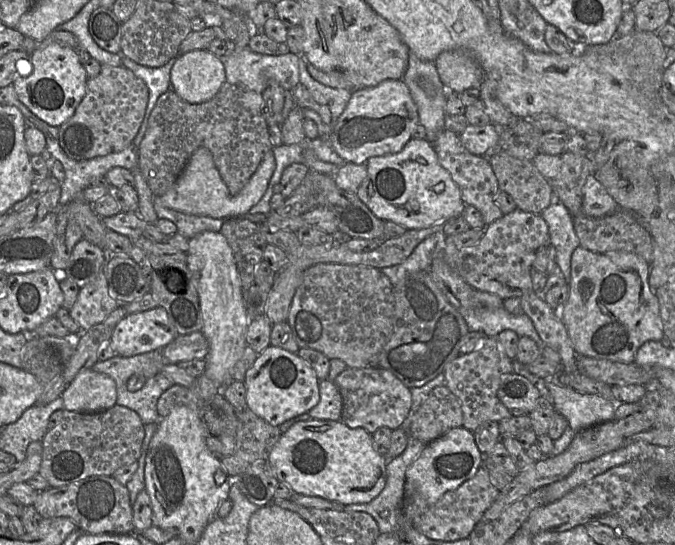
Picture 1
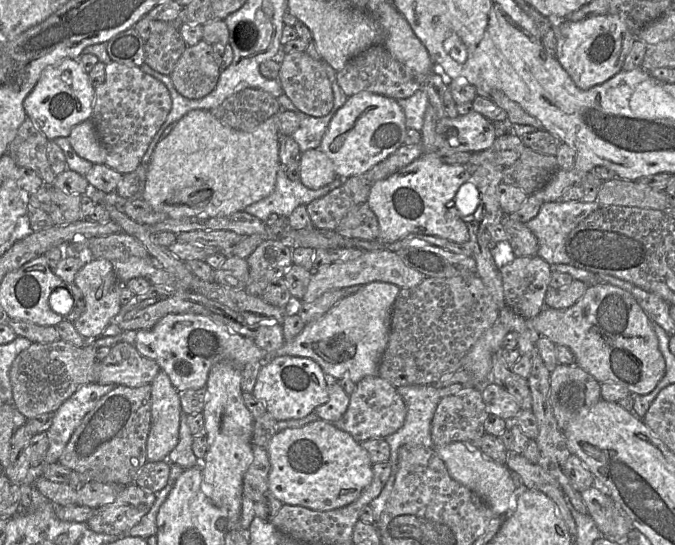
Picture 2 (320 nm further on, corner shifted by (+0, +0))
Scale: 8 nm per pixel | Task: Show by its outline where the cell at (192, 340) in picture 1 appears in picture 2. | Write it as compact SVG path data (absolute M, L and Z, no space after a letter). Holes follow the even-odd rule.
M120 342L111 348L107 357L99 361L98 383L125 385L136 388L151 384L160 370L161 369L155 360L142 356L134 345Z

